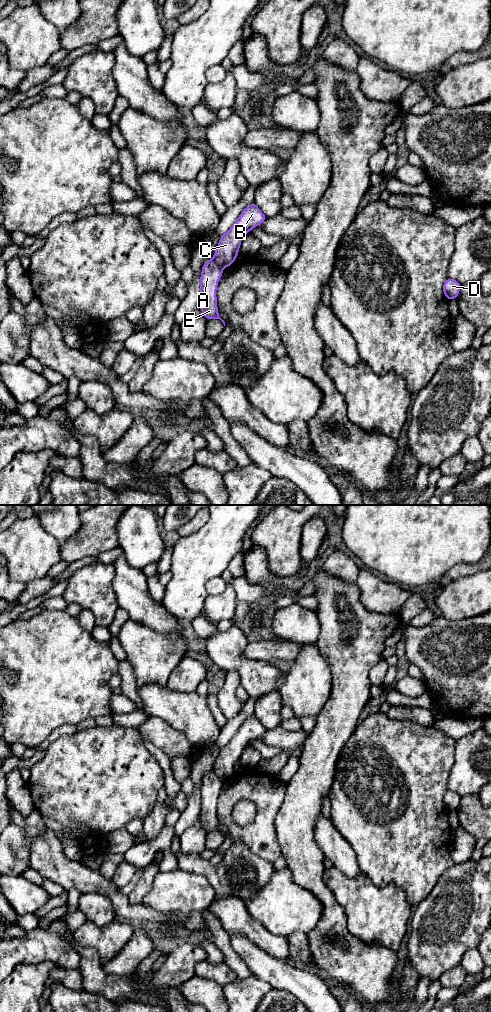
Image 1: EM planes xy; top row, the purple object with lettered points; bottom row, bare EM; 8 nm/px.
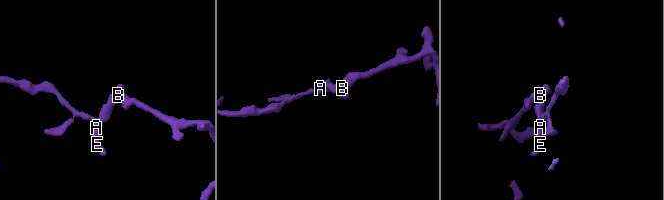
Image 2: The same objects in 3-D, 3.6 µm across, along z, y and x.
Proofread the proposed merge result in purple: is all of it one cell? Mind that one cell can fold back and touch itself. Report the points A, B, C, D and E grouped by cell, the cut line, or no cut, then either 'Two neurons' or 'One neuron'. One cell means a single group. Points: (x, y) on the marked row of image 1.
Groups: A E / B C D. Split along xy (213, 258), (222, 267). Two neurons

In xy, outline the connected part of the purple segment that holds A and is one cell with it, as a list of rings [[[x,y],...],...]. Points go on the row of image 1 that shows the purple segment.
[[[210,259],[202,265],[202,274],[200,276],[200,310],[207,320],[220,319],[225,326],[224,320],[218,314],[216,298],[216,288],[222,273],[222,267],[214,259]]]

